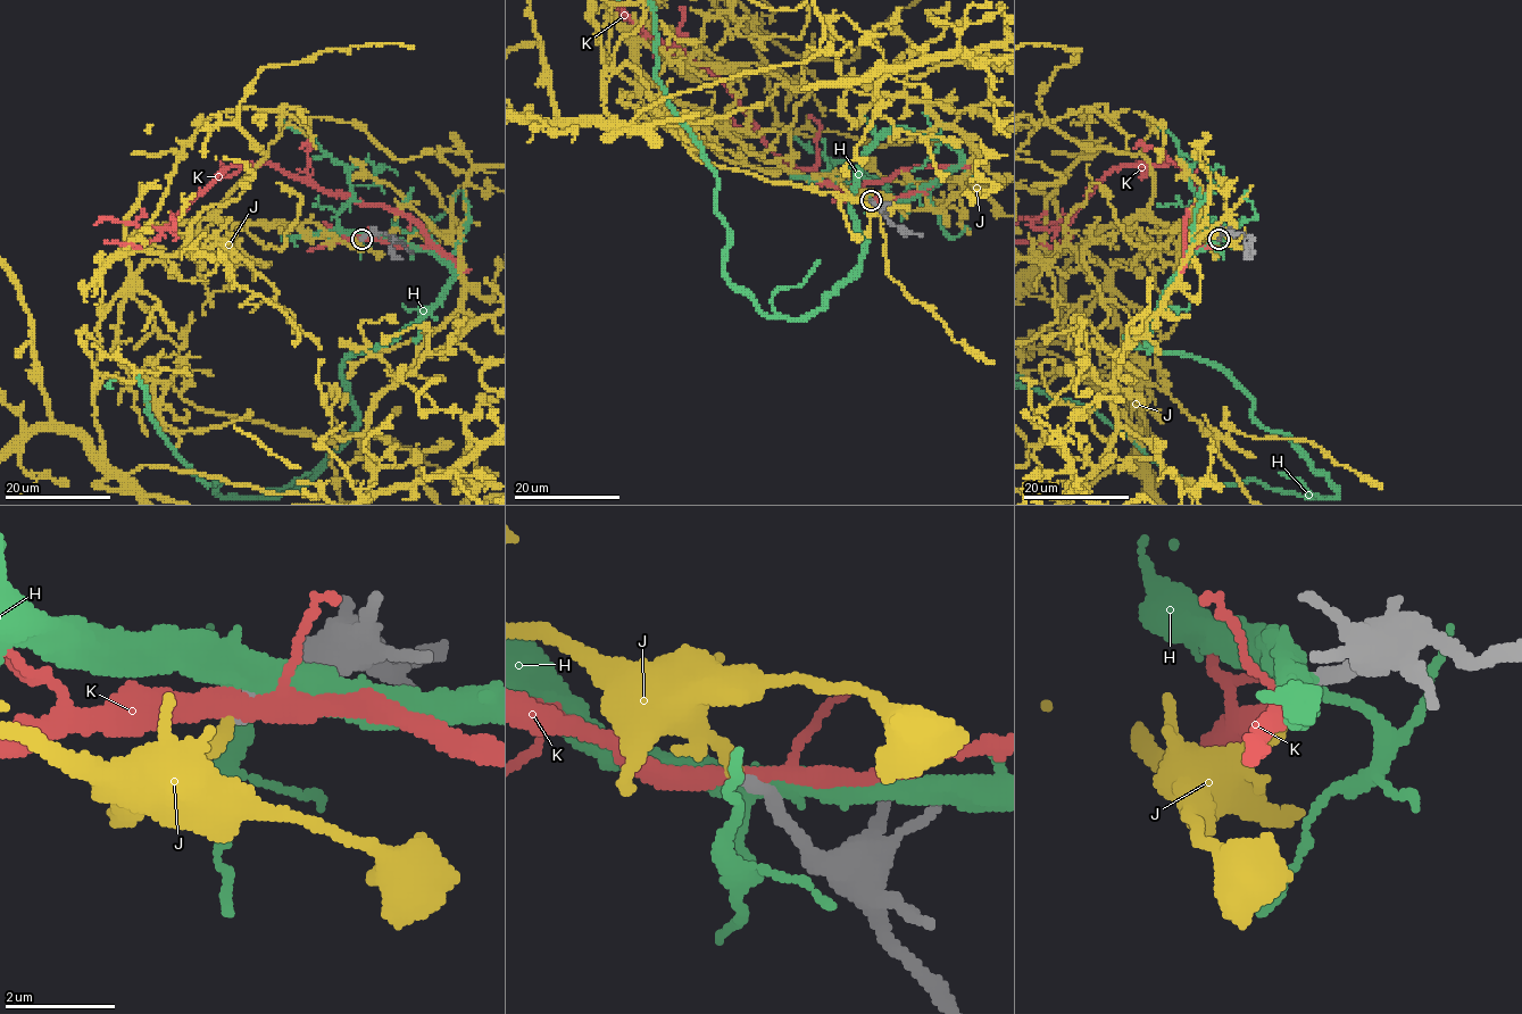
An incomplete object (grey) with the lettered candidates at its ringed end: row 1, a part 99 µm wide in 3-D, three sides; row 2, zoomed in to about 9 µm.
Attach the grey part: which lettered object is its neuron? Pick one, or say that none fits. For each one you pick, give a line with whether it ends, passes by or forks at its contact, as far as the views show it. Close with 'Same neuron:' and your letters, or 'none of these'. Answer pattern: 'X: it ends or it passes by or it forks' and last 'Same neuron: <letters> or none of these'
J: it ends
Same neuron: J

